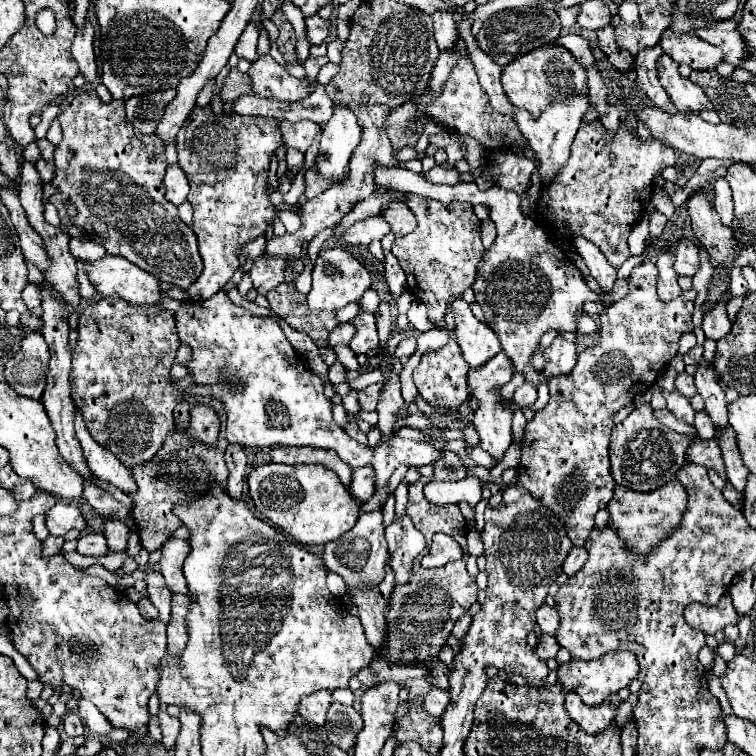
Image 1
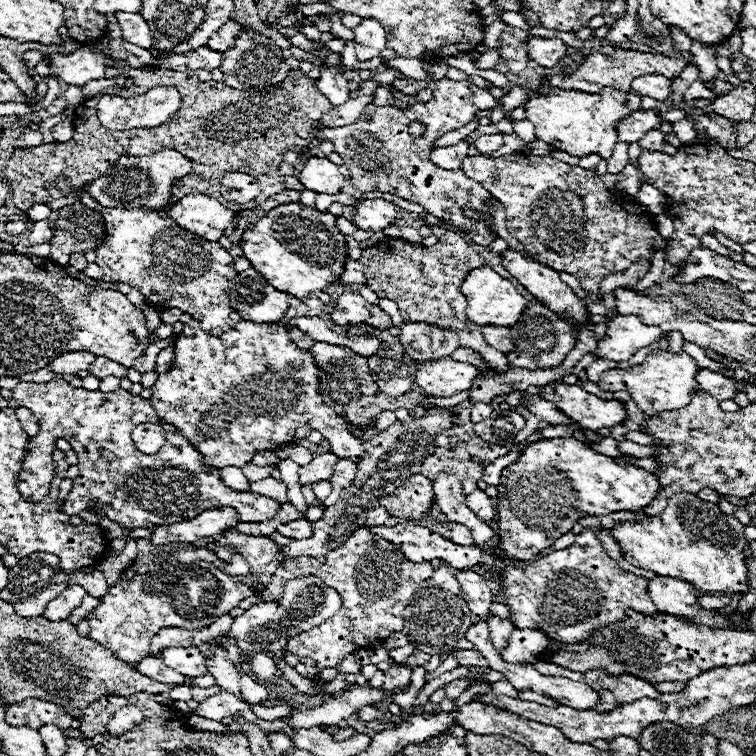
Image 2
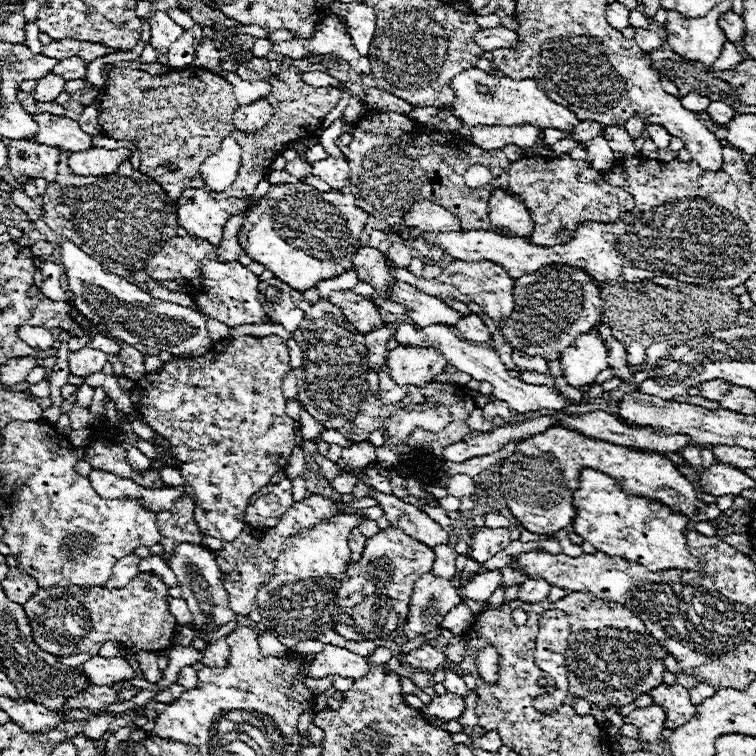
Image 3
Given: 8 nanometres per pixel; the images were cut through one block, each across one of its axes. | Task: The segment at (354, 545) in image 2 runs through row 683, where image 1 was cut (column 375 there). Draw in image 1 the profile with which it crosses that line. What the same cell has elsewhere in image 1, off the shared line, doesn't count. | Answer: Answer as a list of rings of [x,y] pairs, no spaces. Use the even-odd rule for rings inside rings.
[[[360,310],[358,316],[352,320],[356,334],[350,340],[350,348],[354,350],[354,354],[366,354],[370,350],[374,350],[380,342],[378,342],[378,334],[376,334],[376,318],[374,314]]]

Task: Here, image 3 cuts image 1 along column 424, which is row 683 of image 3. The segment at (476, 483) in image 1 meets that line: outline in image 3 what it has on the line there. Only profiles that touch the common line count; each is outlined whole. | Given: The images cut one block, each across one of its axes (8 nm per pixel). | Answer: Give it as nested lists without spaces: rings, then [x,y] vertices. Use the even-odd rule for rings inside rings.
[[[486,646],[476,658],[478,674],[487,684],[493,685],[498,680],[498,670],[500,670],[498,668],[498,658],[500,658],[500,654],[494,646]]]

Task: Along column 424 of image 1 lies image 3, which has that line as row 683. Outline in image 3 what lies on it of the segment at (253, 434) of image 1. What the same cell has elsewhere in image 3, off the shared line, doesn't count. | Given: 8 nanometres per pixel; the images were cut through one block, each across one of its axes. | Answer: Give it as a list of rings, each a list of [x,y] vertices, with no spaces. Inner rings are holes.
[[[446,670],[446,678],[444,678],[442,684],[446,686],[446,692],[452,692],[452,694],[458,694],[458,696],[464,696],[464,698],[468,696],[468,688],[466,688],[464,680],[460,676],[452,674],[450,670]]]

